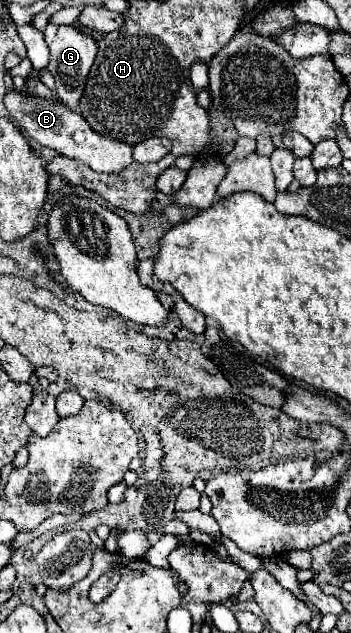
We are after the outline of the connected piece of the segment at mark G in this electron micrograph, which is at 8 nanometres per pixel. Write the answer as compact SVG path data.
M49 23L45 27L45 41L49 45L49 71L55 77L57 85L57 97L71 109L77 107L83 89L85 89L85 79L89 75L89 69L93 65L93 59L97 55L97 41L93 35L85 33L81 27L75 25L55 25Z

